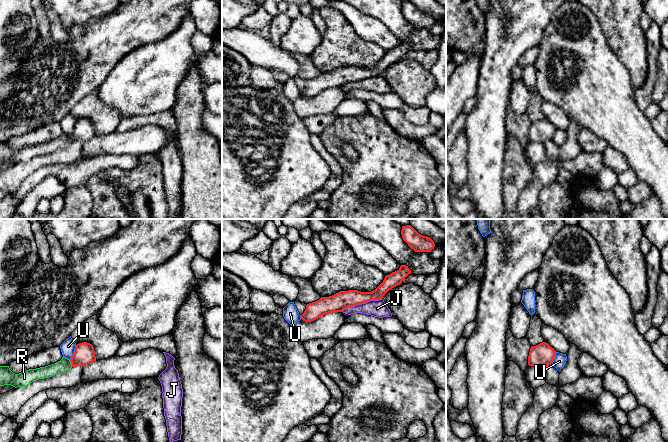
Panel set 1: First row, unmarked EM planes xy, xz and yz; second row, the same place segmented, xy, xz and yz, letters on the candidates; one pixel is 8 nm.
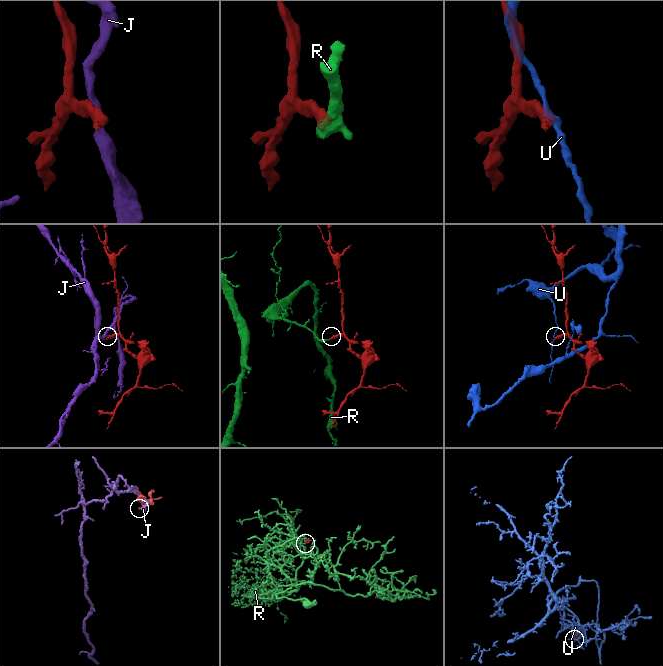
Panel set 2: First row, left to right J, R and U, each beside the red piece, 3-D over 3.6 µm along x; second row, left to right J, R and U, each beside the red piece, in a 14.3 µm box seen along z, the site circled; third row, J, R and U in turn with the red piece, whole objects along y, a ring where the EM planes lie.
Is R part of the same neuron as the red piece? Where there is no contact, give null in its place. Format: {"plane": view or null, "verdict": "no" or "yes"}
{"plane": "xy", "verdict": "yes"}

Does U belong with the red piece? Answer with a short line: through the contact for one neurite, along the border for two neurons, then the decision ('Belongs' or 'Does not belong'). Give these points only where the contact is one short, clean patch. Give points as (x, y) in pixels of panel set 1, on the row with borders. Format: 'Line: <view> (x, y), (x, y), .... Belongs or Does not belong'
Line: xy (76, 345), (70, 360). Does not belong

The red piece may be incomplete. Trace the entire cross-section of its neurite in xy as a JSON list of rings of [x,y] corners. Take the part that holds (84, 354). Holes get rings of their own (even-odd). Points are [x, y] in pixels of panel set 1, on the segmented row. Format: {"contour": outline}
{"contour": [[[82,342],[76,345],[74,354],[69,360],[65,357],[54,364],[29,369],[19,374],[13,373],[9,366],[0,366],[0,386],[11,385],[15,388],[25,387],[33,381],[61,374],[75,366],[86,366],[96,361],[95,351],[92,344]]]}

